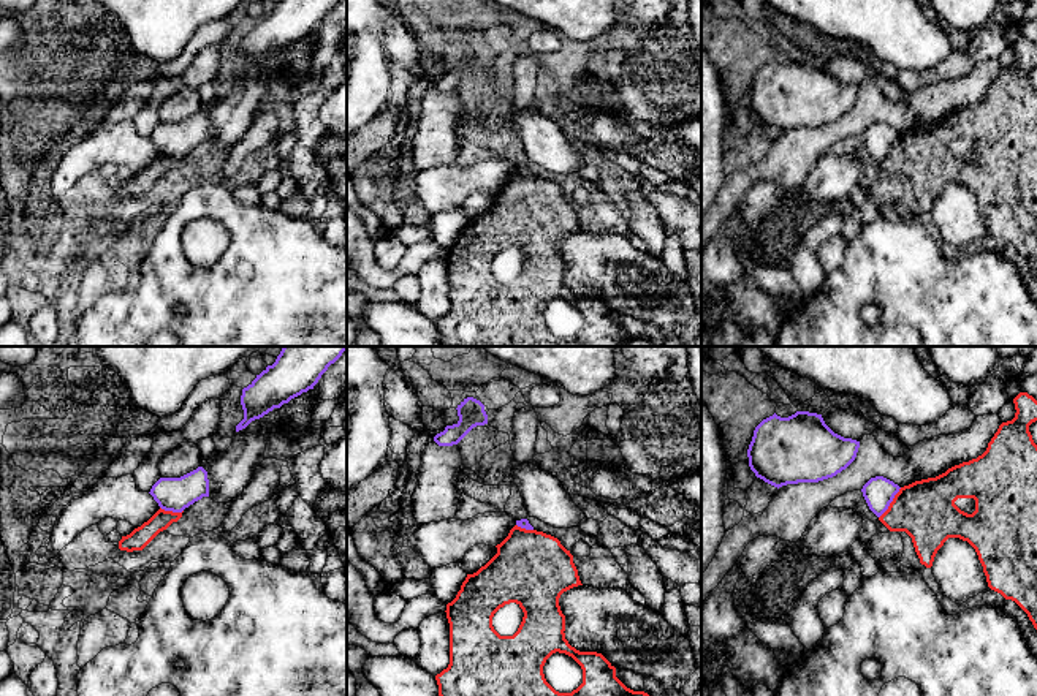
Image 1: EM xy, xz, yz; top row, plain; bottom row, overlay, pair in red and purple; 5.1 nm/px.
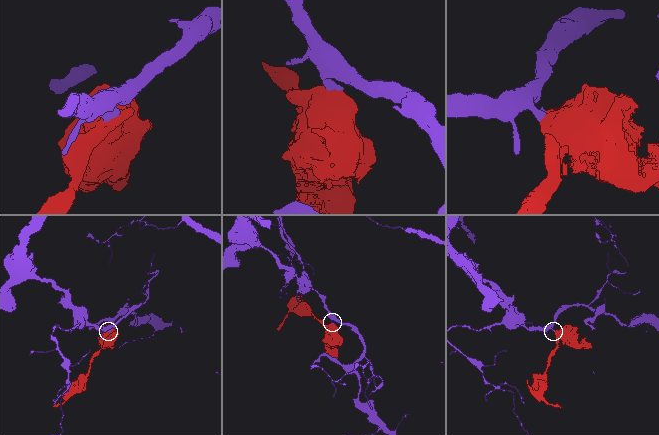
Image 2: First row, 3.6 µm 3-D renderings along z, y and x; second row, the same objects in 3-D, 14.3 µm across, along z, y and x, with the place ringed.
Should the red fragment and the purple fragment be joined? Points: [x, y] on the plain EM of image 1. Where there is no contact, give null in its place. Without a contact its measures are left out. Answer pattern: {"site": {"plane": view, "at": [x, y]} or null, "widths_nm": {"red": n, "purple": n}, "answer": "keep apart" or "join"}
{"site": {"plane": "yz", "at": [890, 149]}, "widths_nm": {"red": 300, "purple": 160}, "answer": "keep apart"}

